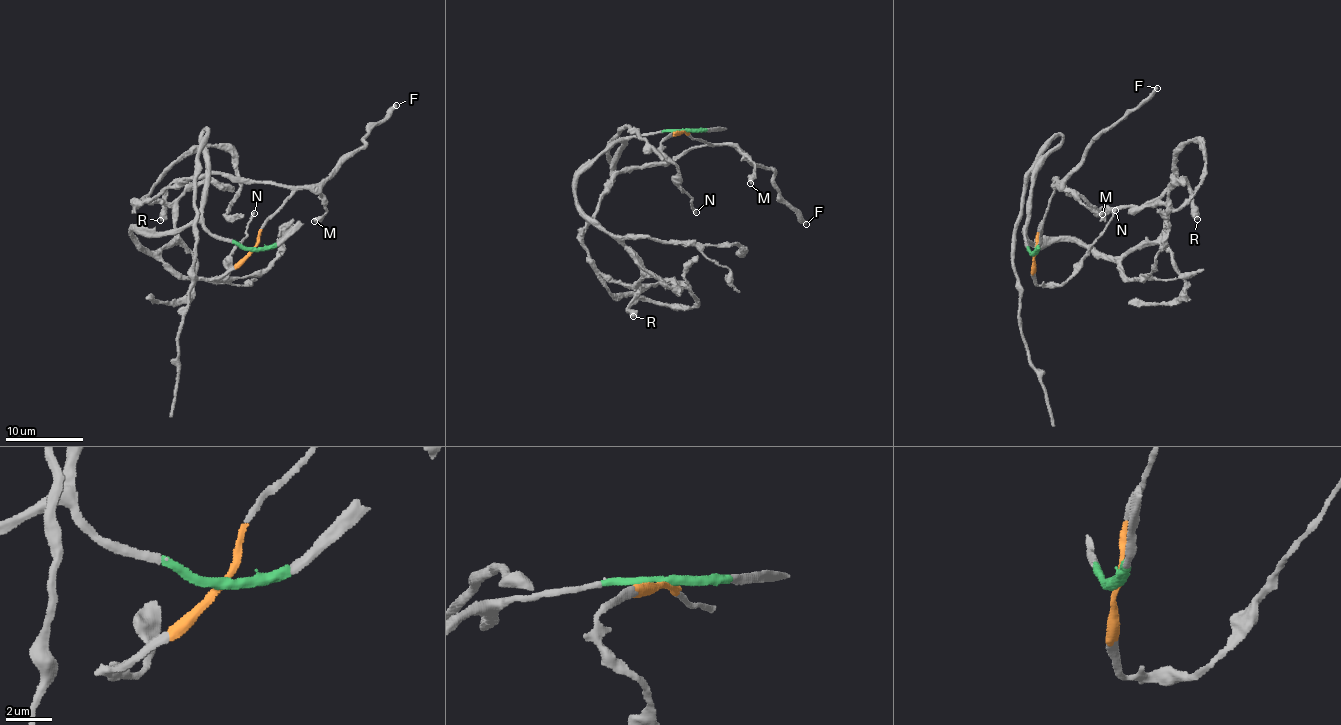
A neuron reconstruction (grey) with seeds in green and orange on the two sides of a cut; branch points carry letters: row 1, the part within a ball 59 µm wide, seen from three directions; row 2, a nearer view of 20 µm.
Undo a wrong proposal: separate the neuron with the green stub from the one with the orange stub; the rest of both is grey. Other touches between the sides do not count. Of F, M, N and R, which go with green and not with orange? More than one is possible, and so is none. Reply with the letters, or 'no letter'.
R

